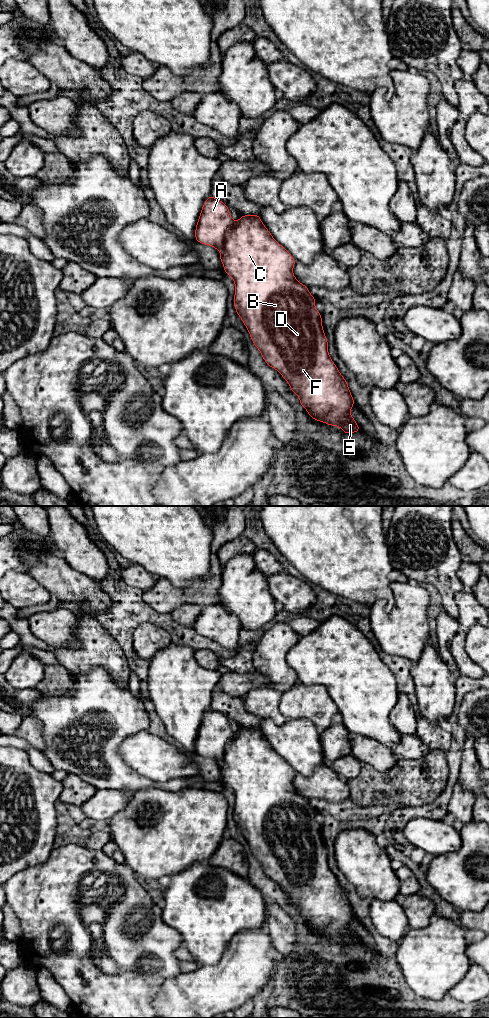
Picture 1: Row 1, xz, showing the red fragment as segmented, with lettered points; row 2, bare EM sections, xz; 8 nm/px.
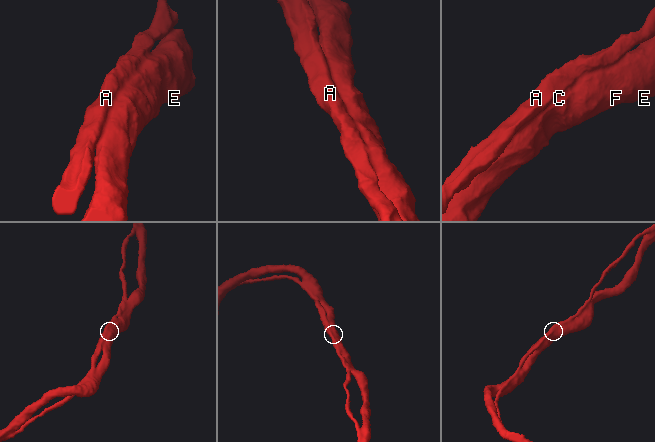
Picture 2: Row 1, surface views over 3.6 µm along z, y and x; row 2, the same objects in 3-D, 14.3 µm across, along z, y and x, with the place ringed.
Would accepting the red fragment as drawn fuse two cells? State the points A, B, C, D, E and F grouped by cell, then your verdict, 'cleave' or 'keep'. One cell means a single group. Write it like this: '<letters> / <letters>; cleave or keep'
A B C D E F; keep

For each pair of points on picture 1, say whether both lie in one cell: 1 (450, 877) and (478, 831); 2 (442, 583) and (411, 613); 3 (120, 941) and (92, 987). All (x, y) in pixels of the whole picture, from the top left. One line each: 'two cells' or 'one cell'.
1: one cell
2: two cells
3: one cell

